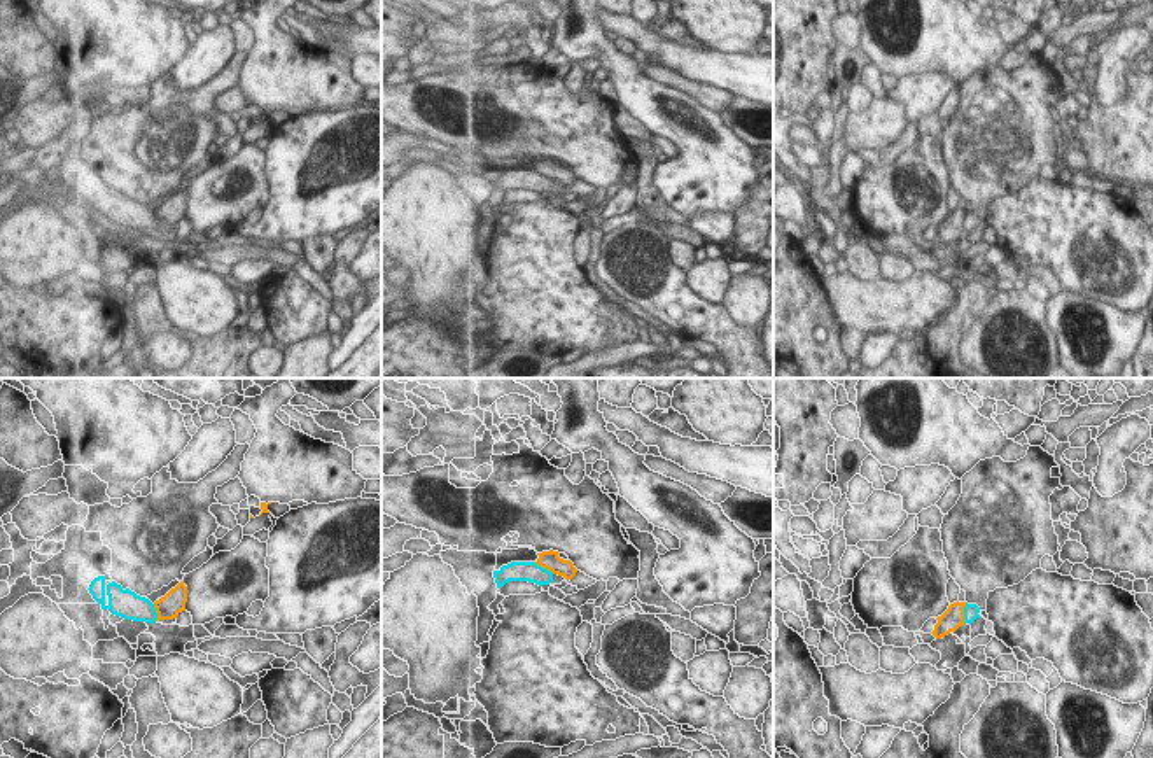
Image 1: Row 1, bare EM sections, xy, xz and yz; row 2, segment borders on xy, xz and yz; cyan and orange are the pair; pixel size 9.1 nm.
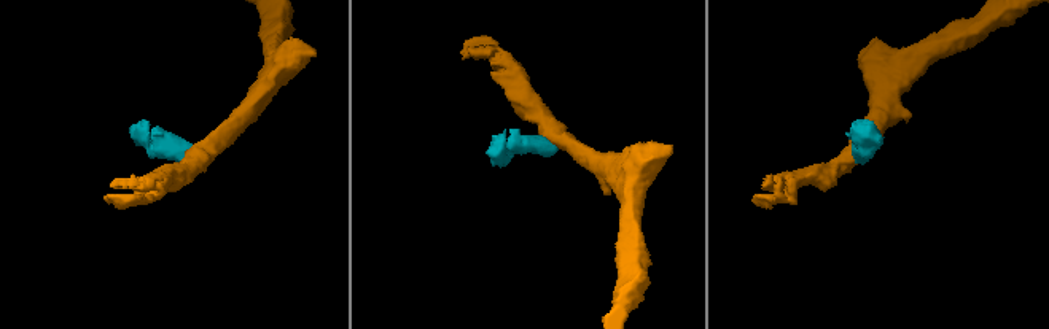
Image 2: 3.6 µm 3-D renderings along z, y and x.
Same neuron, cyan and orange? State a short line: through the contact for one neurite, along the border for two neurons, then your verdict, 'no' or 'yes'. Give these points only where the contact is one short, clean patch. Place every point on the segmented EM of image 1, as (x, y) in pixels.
yz (966, 603), (963, 622) | no

